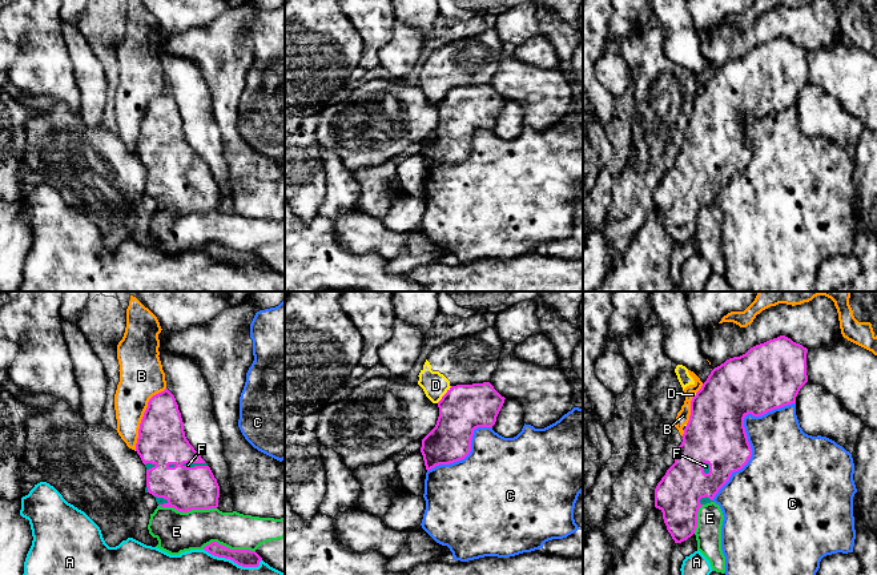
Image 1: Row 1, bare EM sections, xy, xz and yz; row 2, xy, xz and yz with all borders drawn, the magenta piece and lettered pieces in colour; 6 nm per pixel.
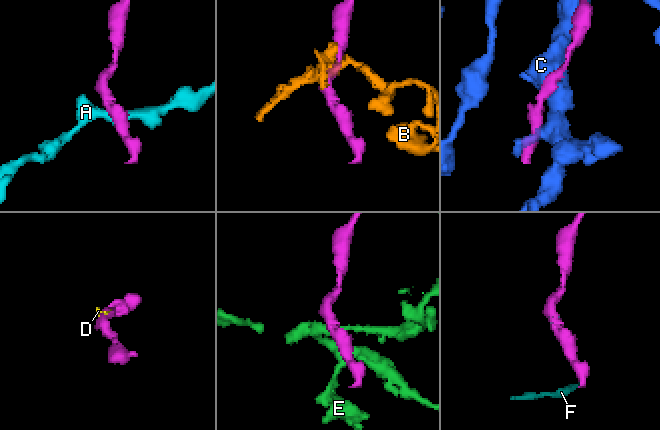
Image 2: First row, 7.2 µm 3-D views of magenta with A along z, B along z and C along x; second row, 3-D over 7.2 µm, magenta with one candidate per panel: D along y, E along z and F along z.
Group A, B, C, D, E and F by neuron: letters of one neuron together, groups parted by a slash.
A / B D / C / E / F

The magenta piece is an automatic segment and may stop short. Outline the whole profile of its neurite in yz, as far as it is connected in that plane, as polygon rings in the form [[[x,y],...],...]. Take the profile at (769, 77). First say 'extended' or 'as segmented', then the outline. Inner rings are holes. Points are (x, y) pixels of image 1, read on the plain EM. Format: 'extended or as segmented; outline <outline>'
extended; outline [[[785,37],[769,41],[715,69],[692,100],[689,122],[675,165],[655,190],[655,209],[663,214],[675,245],[681,245],[695,236],[699,210],[713,204],[731,177],[751,161],[752,150],[744,120],[748,116],[761,118],[796,105],[800,91],[808,84],[806,55],[806,49]]]

